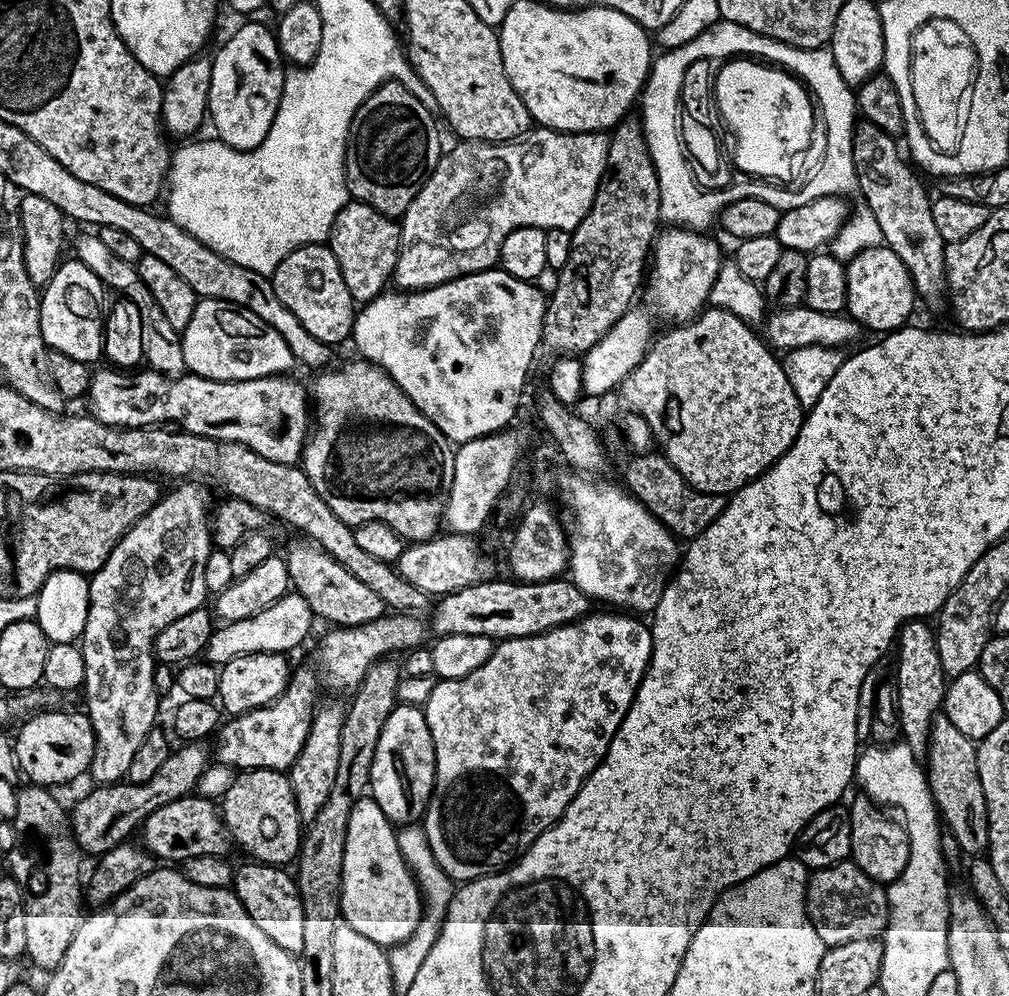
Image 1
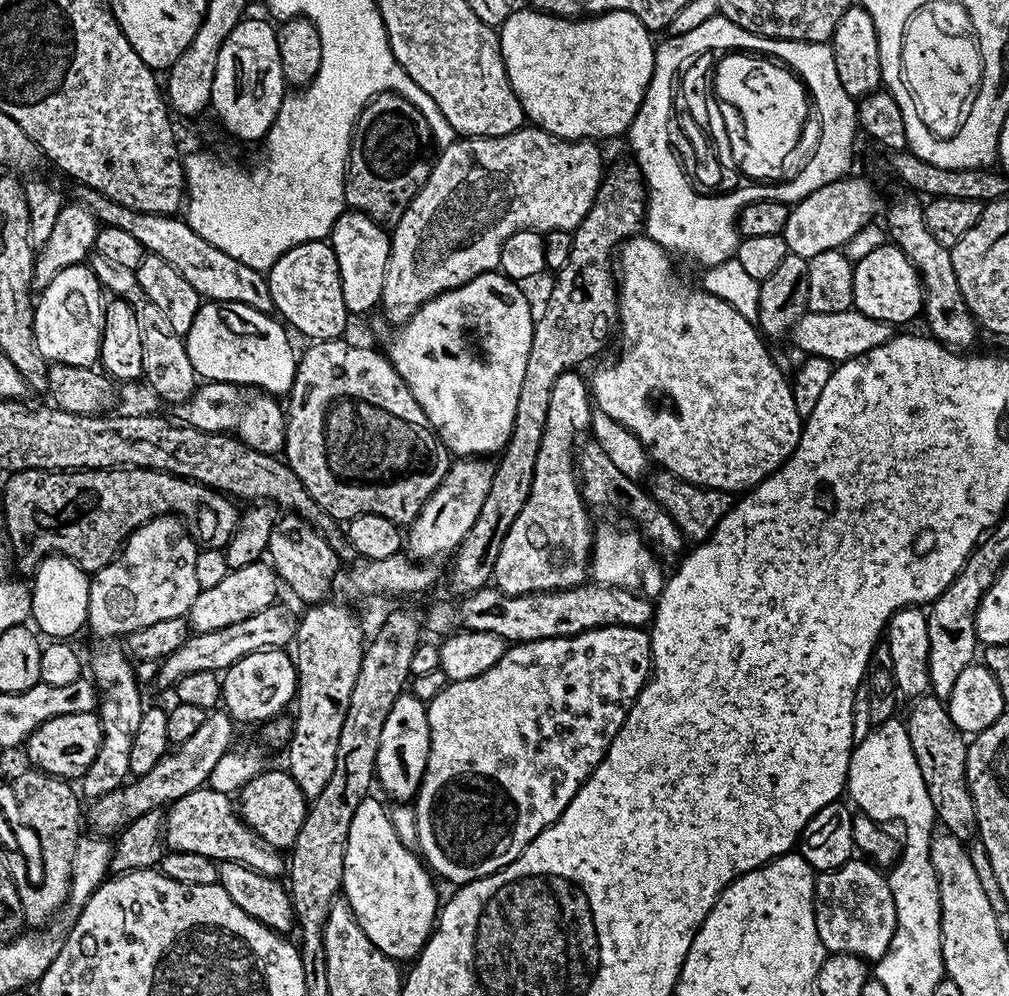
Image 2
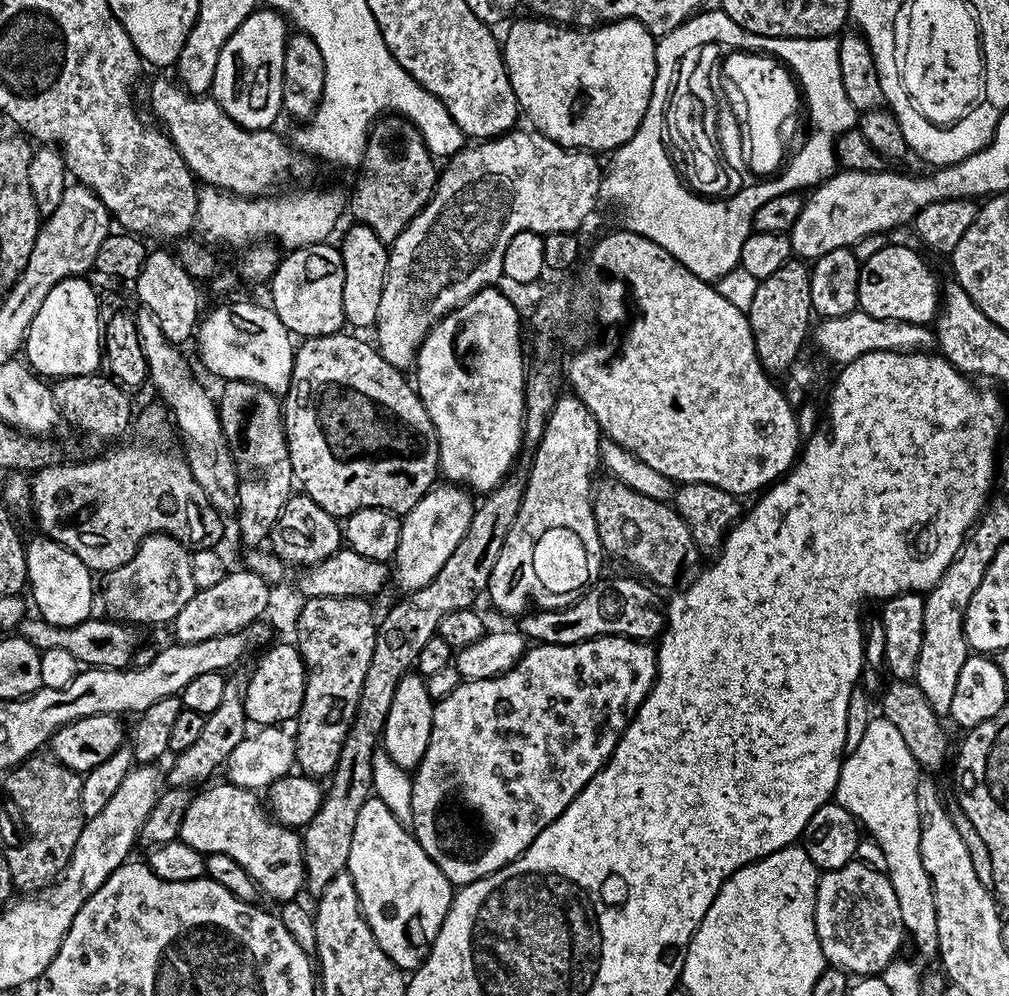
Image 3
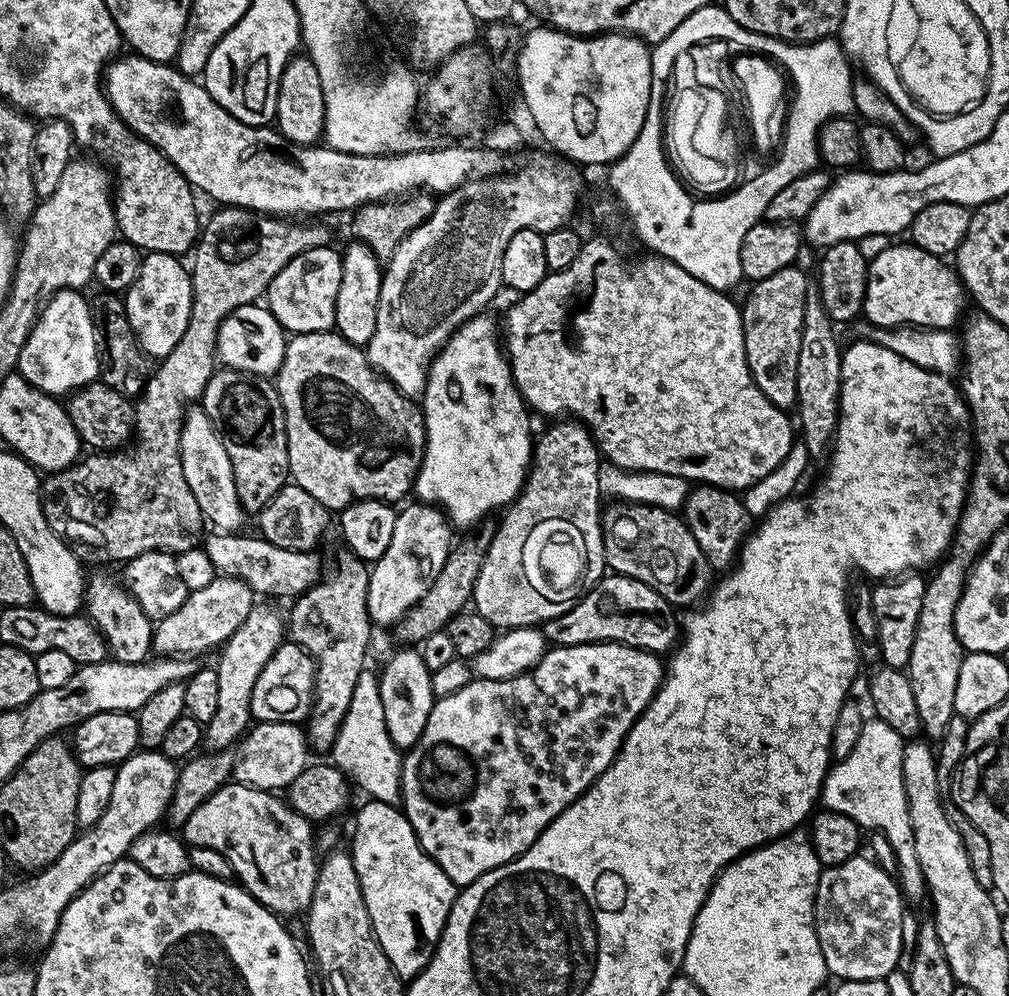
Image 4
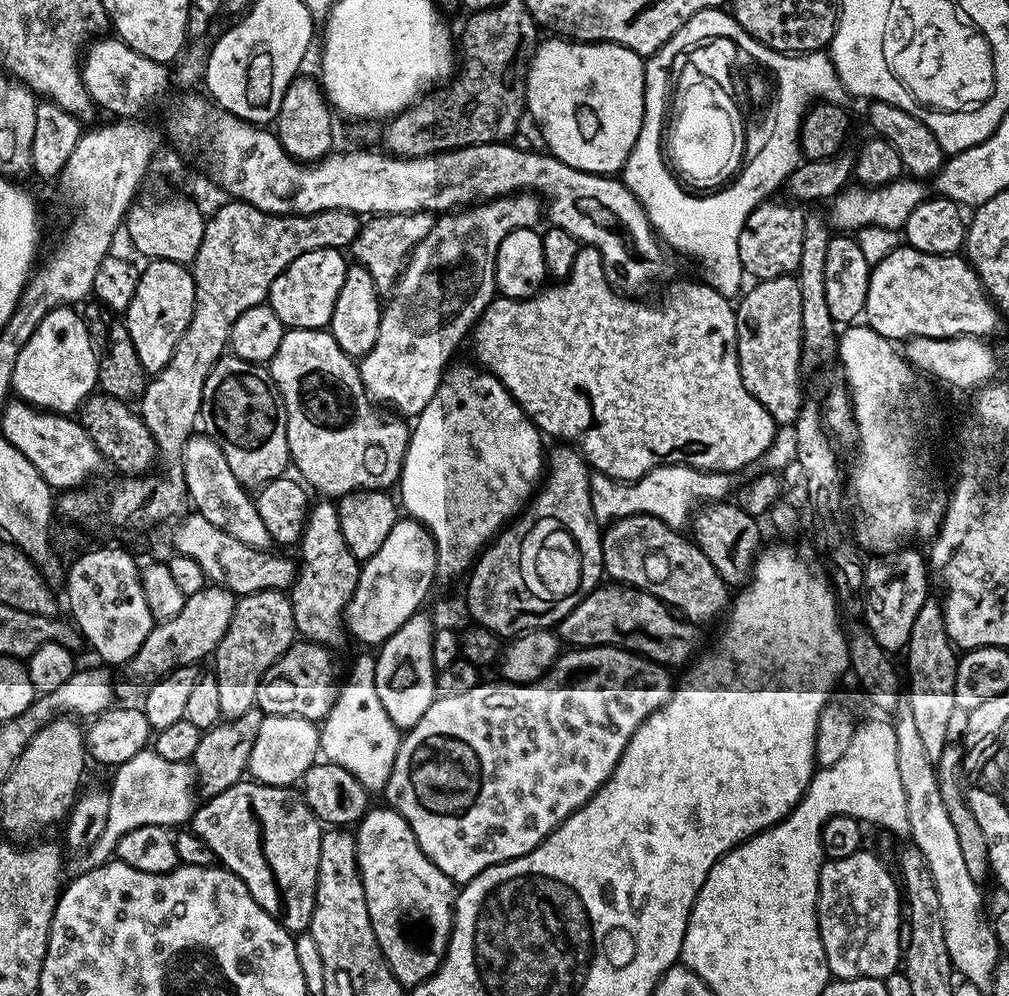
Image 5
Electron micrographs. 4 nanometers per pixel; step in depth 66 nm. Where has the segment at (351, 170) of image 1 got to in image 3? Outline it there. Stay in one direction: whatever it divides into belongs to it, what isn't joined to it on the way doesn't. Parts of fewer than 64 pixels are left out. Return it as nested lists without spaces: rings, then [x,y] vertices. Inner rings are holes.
[[[399,114],[381,115],[368,133],[362,161],[364,173],[357,178],[352,197],[346,200],[347,211],[348,208],[352,211],[351,219],[370,226],[370,230],[390,246],[426,206],[438,179],[438,164],[436,168],[435,163],[437,161],[424,144],[422,134],[411,120]]]

